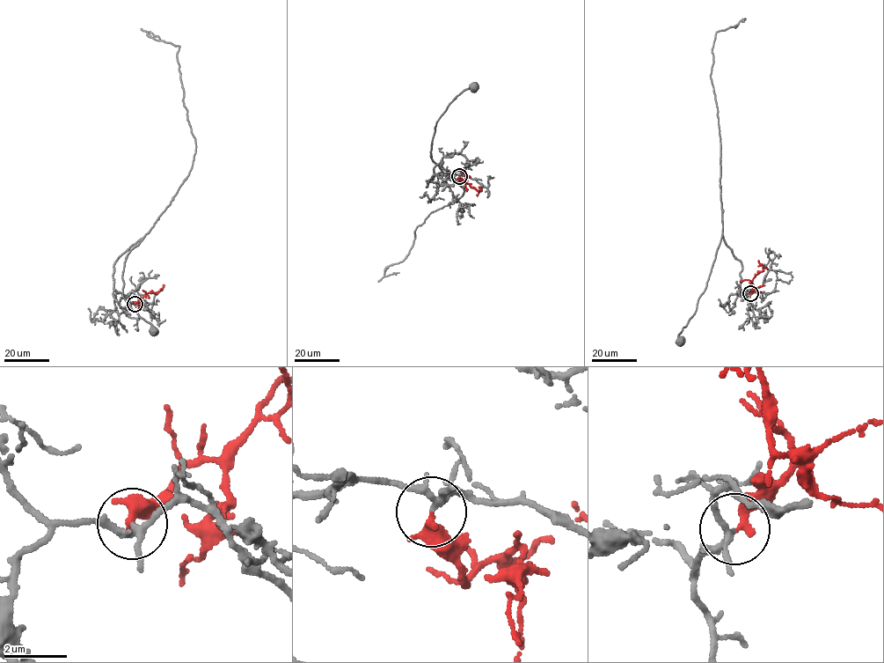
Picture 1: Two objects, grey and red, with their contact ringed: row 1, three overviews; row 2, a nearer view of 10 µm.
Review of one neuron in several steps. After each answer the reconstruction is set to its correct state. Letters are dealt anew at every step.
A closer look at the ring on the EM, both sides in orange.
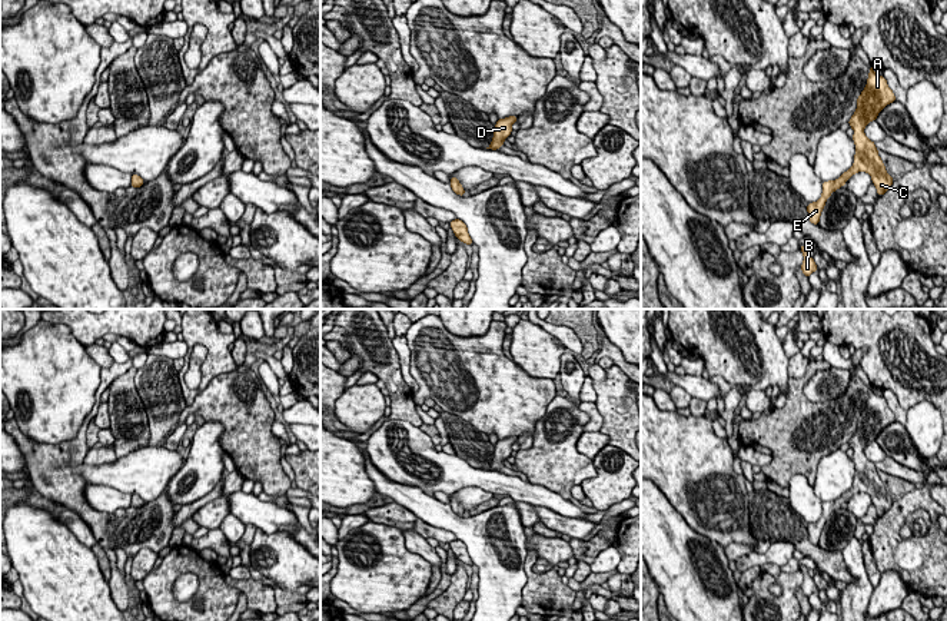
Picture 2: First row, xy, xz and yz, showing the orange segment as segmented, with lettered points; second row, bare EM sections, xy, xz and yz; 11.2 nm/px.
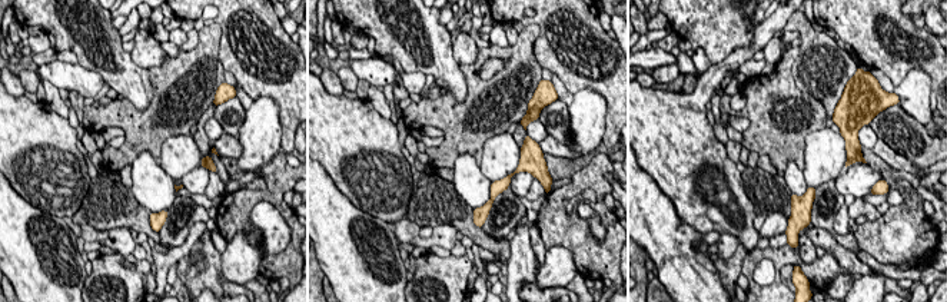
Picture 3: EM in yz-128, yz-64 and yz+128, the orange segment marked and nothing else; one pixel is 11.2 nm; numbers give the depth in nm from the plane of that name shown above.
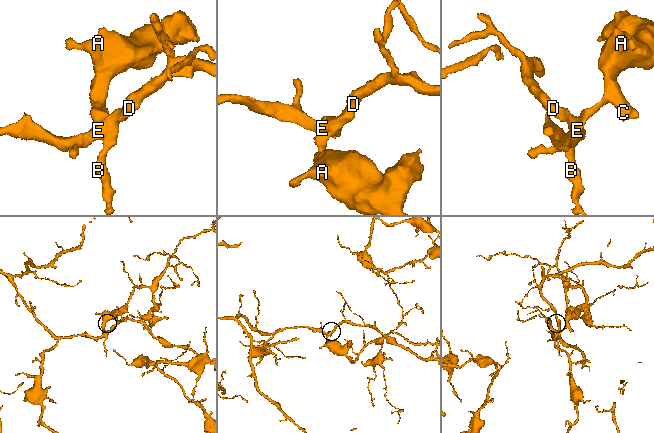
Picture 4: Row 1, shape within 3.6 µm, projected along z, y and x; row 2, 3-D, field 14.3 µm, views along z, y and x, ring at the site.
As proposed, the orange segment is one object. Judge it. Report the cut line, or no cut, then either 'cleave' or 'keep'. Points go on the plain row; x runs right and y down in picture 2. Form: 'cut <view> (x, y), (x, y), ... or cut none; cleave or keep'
cut none; keep

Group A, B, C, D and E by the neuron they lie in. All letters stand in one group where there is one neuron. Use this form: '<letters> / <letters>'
A B C D E

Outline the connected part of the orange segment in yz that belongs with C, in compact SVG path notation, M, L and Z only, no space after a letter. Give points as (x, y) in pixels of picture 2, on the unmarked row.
M871 388L867 405L857 419L857 429L848 441L850 448L854 451L854 484L838 499L823 502L821 518L807 525L808 541L813 545L818 545L821 532L831 514L844 507L845 502L858 492L867 492L871 497L878 517L883 517L893 507L894 501L887 494L875 464L864 454L865 446L875 441L878 434L893 422L896 422L896 416L888 408L885 398L878 396Z

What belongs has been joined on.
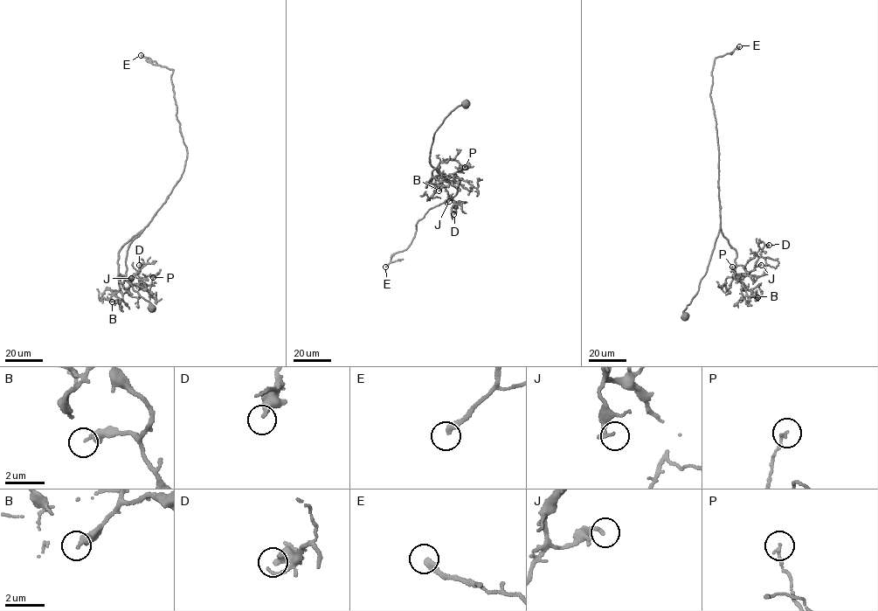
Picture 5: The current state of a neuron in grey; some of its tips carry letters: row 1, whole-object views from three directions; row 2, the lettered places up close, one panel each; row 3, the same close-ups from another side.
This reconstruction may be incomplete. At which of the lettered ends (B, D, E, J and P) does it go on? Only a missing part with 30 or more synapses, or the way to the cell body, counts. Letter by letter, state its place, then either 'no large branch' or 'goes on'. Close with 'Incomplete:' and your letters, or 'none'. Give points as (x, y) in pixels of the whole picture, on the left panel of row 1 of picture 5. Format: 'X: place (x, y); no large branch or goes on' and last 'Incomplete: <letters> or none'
B: place (112, 302); no large branch
D: place (139, 265); no large branch
E: place (141, 55); goes on
J: place (131, 278); no large branch
P: place (153, 277); no large branch
Incomplete: E

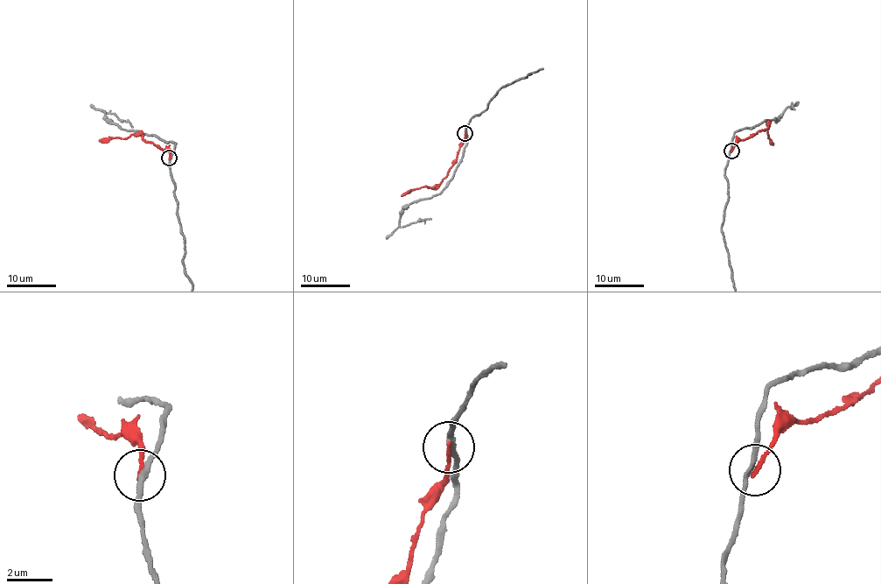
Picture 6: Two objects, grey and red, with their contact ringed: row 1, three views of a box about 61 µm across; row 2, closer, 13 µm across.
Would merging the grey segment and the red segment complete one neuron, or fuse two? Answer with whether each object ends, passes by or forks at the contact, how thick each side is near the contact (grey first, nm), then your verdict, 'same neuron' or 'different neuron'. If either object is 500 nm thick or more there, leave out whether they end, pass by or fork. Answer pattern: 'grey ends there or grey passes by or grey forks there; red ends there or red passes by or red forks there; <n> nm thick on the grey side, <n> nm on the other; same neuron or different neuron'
grey passes by; red ends there; 190 nm thick on the grey side, 170 nm on the other; different neuron

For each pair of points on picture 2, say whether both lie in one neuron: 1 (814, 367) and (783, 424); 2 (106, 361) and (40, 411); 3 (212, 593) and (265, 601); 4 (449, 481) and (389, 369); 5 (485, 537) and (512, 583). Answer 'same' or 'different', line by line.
1: same
2: different
3: different
4: different
5: same

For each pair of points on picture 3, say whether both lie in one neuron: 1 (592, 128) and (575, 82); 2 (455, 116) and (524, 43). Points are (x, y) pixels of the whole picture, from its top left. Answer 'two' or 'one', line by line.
1: two
2: one

